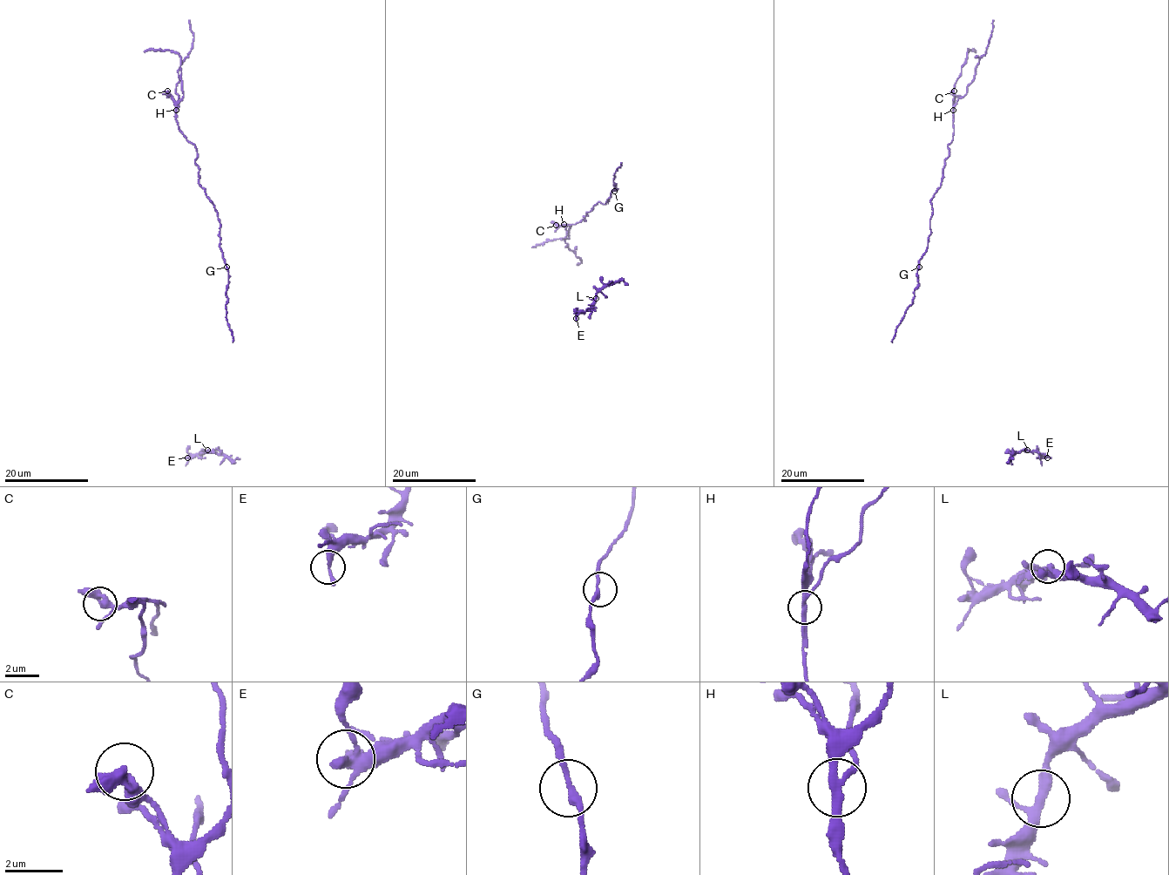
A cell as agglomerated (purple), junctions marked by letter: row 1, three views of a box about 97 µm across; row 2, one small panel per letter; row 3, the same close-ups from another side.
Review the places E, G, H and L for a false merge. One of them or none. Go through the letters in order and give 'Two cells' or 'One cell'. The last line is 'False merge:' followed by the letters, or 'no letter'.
E: One cell
G: One cell
H: Two cells
L: One cell
False merge: H

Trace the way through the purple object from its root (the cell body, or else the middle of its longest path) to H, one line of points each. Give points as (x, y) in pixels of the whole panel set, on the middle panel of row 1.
H: (615, 190), (608, 202), (598, 202), (583, 216), (585, 220), (570, 225), (564, 224)

